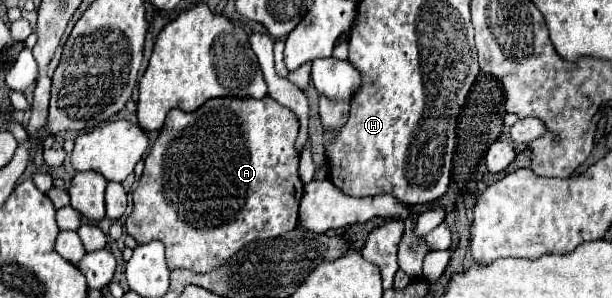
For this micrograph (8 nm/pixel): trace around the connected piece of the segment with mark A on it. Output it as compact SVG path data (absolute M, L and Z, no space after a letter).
M271 96L261 100L211 98L195 112L171 110L159 138L145 158L145 172L133 192L133 212L125 220L127 234L133 236L137 244L161 240L167 250L169 270L211 272L247 244L291 232L297 224L303 196L303 182L297 174L297 132L297 116Z

